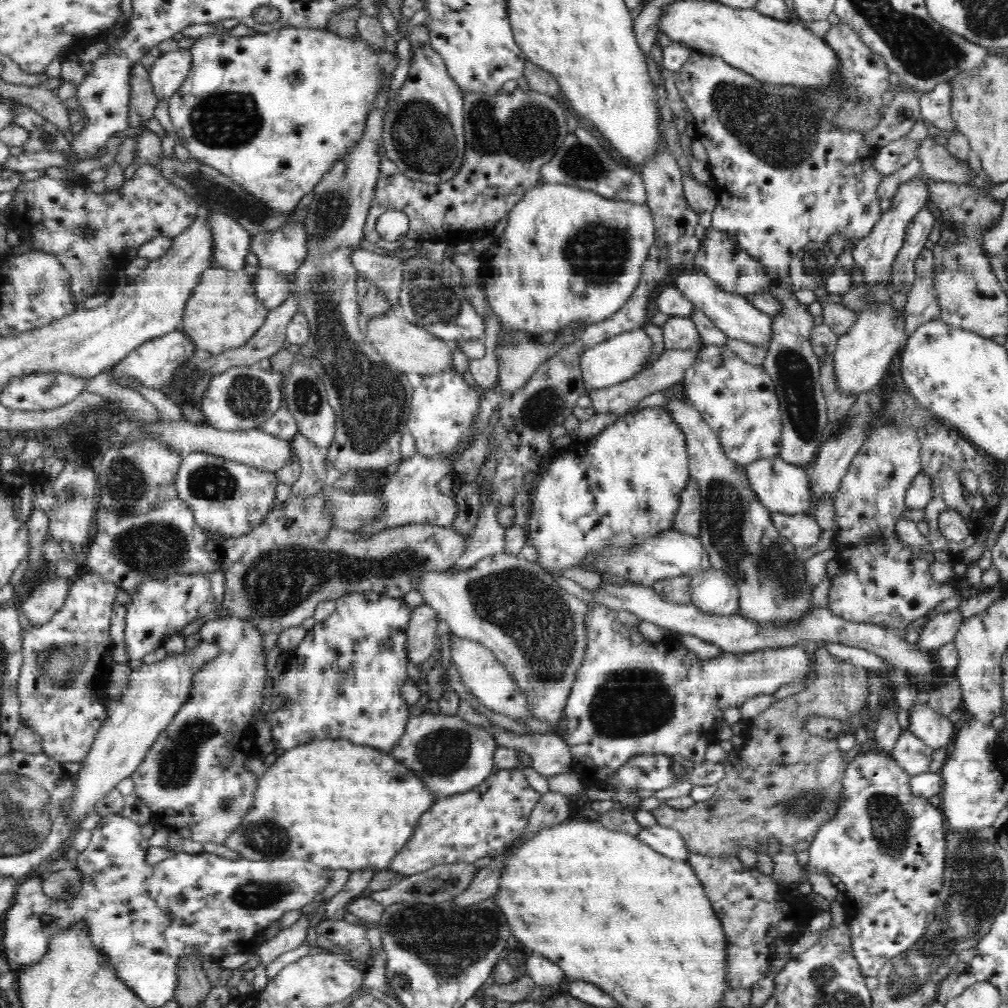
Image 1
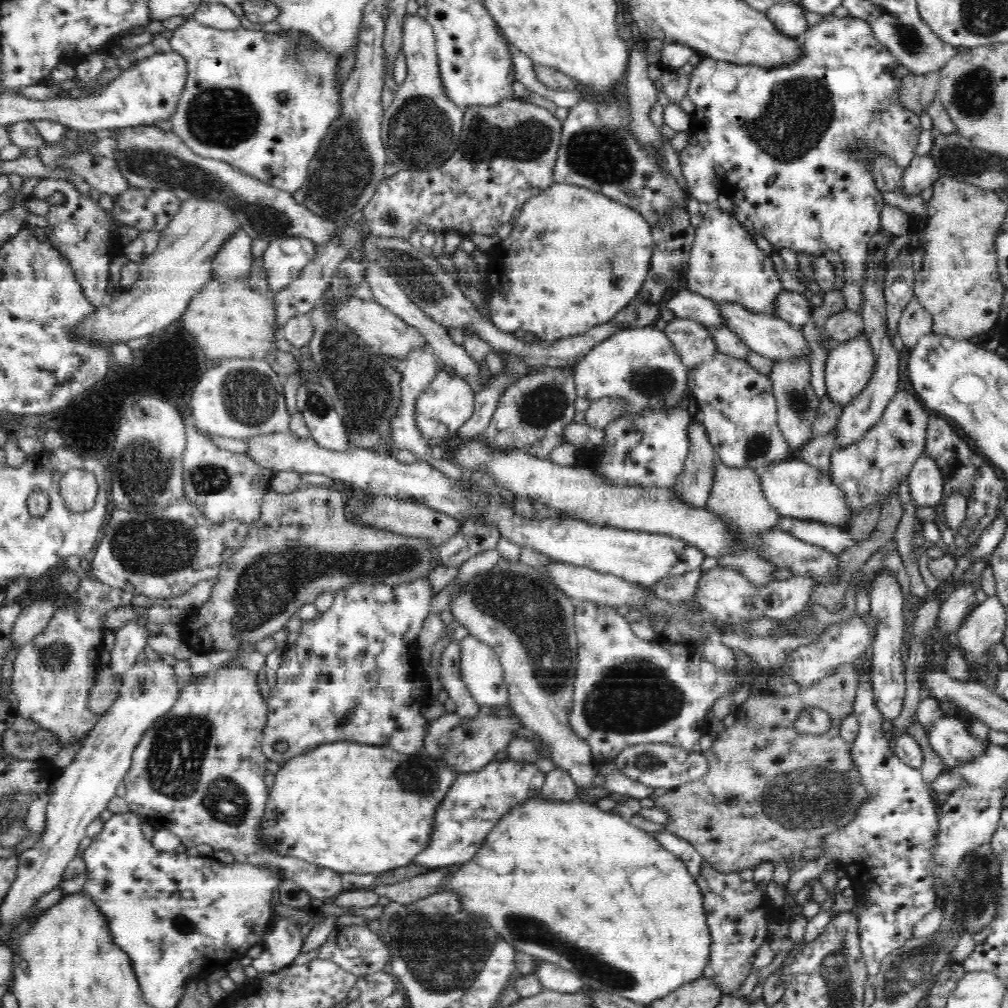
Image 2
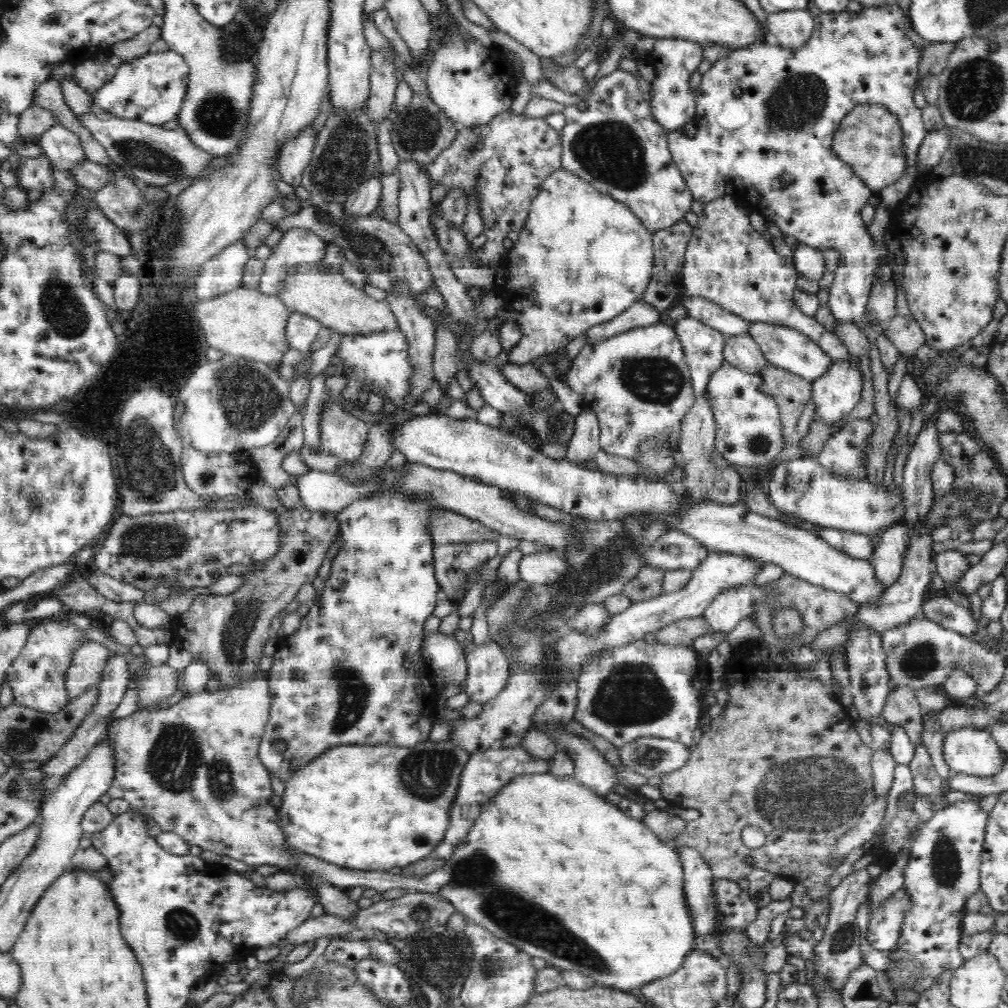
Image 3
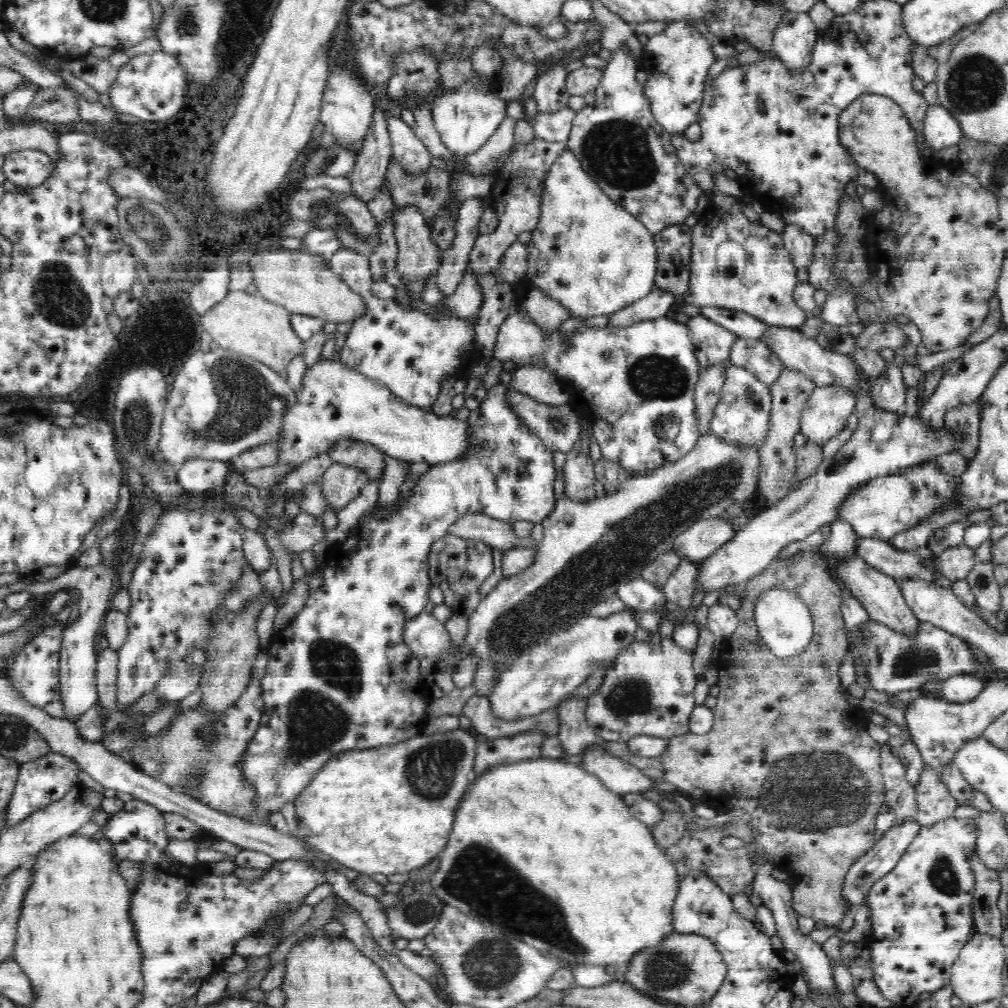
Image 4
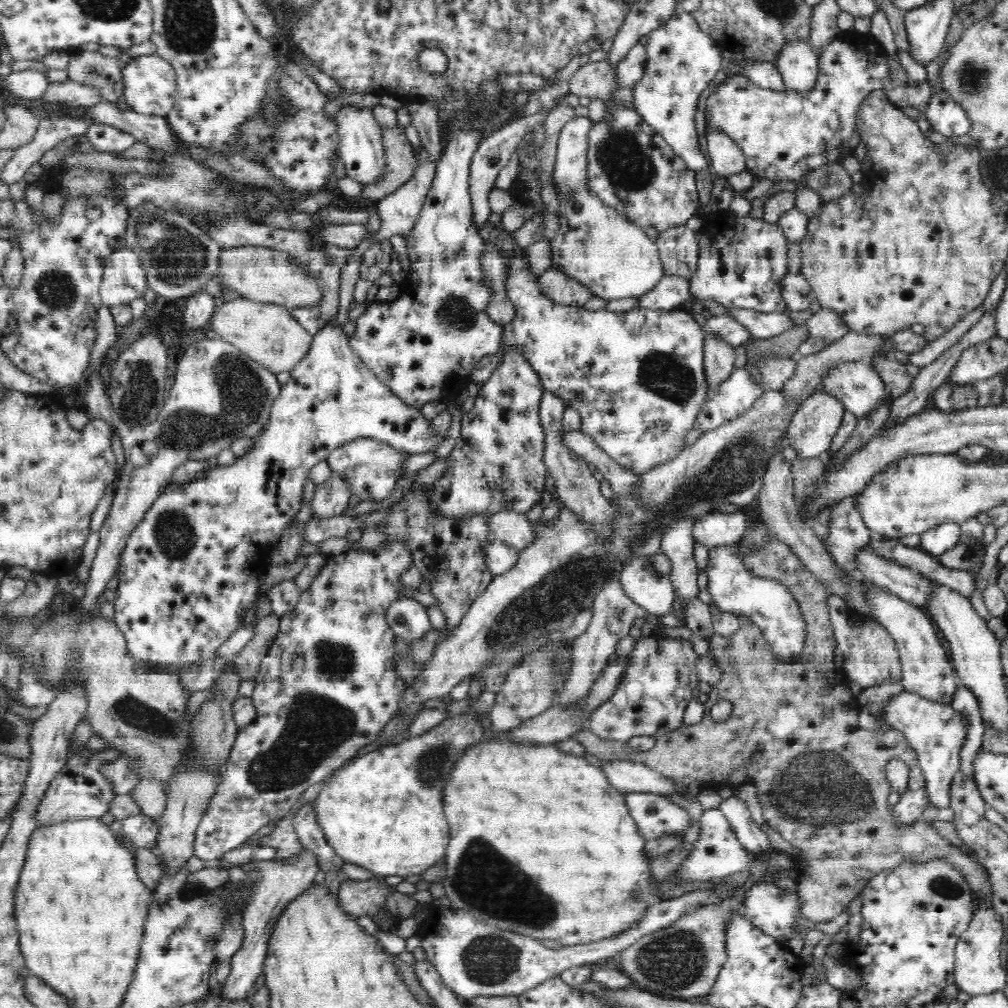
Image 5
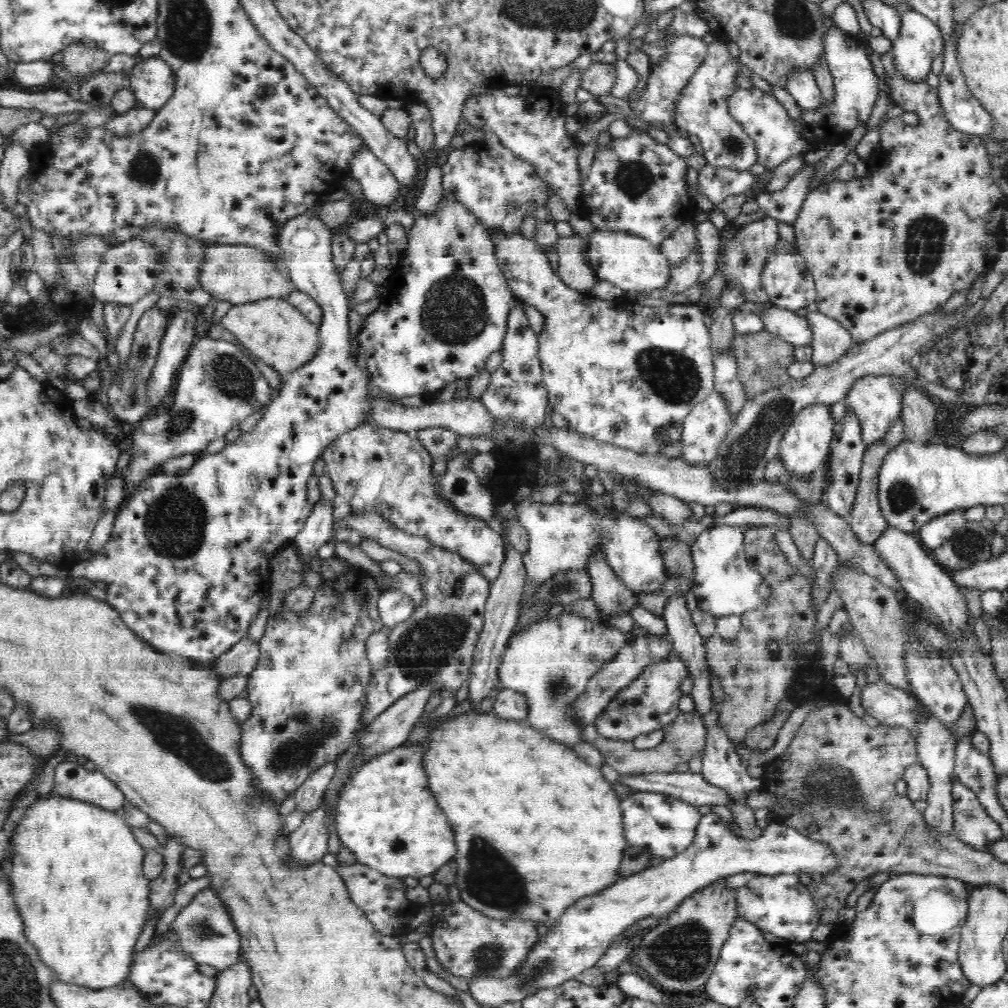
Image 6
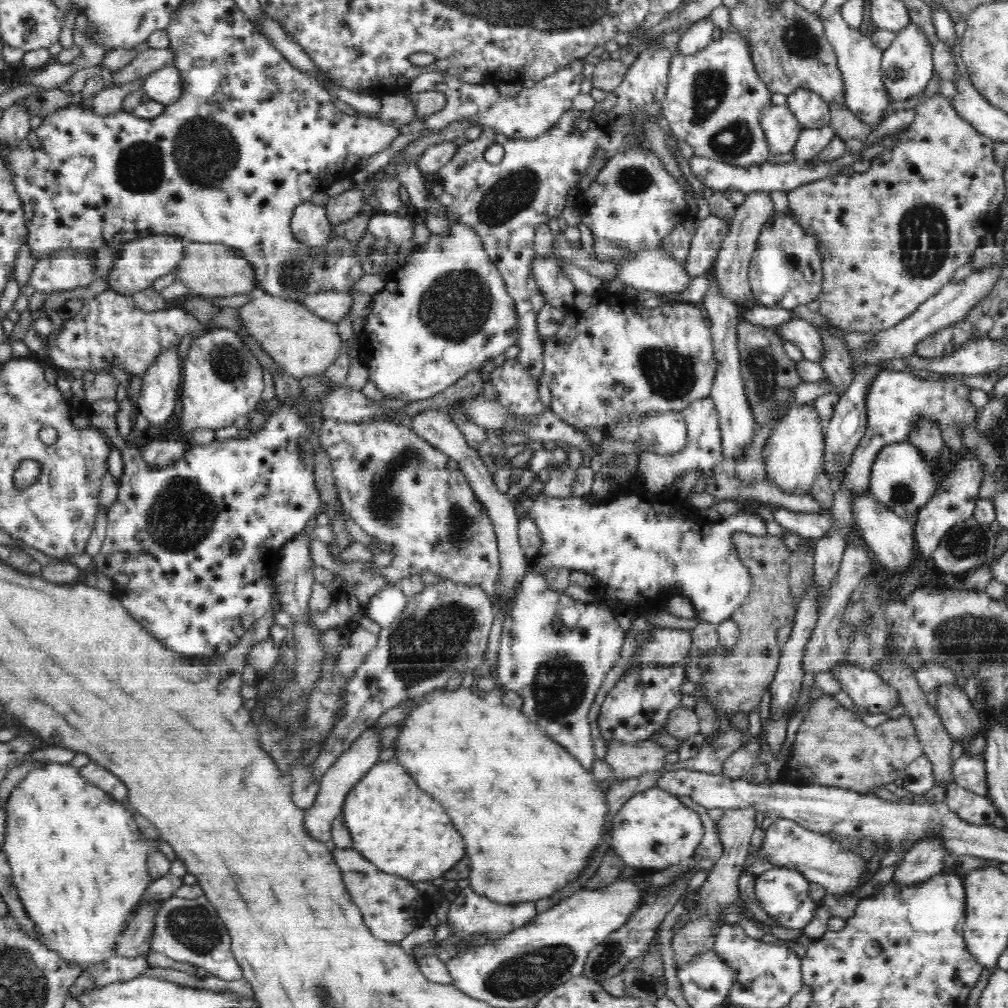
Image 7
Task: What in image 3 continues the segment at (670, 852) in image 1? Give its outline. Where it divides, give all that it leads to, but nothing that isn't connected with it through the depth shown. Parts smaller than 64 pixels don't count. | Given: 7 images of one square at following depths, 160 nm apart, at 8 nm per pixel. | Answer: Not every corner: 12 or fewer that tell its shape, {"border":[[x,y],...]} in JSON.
{"border":[[678,848],[695,936],[718,926],[712,869],[694,848]]}

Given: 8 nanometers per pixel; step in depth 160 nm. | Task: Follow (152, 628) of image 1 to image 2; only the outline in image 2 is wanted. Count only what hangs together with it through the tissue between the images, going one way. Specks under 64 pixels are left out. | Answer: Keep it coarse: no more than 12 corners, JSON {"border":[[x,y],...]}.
{"border":[[145,618],[114,632],[112,675],[123,677],[148,651]]}

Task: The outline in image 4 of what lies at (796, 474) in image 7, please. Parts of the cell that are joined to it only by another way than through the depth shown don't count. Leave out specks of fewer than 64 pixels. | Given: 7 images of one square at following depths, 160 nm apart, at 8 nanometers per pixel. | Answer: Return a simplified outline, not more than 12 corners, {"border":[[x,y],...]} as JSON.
{"border":[[818,386],[800,417],[806,442],[822,447],[855,412],[857,395]]}

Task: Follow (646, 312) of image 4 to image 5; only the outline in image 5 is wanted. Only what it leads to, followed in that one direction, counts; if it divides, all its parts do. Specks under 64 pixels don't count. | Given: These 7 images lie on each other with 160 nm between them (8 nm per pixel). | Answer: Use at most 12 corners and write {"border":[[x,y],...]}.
{"border":[[665,274],[634,309],[672,310],[690,298],[690,280]]}

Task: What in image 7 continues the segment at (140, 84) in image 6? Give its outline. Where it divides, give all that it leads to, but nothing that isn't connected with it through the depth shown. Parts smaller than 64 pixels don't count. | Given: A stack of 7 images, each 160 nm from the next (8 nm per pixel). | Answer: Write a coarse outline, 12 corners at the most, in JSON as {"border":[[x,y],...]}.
{"border":[[172,65],[144,78],[145,99],[165,106],[183,94],[180,70]]}

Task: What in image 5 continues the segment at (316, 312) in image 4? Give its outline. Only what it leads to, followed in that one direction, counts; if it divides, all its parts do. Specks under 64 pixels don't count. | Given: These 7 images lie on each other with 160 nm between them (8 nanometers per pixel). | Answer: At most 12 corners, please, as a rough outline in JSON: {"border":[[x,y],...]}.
{"border":[[224,248],[221,290],[288,310],[318,305],[323,281],[294,255]]}

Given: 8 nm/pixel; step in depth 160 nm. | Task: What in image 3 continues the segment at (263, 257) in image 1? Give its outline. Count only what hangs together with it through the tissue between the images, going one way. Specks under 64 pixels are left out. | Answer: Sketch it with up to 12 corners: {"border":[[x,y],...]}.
{"border":[[284,232],[265,260],[258,290],[276,295],[301,264],[318,263],[327,242]]}

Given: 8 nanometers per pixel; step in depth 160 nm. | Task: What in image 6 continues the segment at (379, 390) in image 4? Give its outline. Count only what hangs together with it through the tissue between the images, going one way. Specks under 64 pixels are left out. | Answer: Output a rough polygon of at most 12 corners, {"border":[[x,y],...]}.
{"border":[[331,228],[276,234],[322,310],[252,431],[143,478],[73,578],[156,652],[248,636],[308,478],[364,424]]}

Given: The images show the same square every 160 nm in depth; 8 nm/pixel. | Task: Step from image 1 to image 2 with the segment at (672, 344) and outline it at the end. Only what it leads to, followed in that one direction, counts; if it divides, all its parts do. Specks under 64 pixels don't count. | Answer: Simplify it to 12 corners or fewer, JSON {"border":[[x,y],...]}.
{"border":[[675,317],[664,332],[690,369],[716,354],[695,320]]}

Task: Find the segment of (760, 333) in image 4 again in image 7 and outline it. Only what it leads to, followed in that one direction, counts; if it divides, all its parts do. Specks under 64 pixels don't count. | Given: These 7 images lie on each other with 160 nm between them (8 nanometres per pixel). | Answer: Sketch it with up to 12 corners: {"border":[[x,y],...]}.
{"border":[[798,317],[782,322],[778,335],[795,344],[804,359],[820,363],[819,328]]}

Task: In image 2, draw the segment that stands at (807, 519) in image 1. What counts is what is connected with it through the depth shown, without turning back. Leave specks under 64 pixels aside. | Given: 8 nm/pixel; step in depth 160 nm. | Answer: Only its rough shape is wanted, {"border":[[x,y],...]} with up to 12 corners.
{"border":[[782,516],[776,528],[836,556],[854,548],[848,530]]}

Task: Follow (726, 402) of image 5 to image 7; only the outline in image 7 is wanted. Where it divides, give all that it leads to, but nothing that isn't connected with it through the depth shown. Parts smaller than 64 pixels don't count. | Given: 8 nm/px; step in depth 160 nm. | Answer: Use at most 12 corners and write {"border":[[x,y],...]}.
{"border":[[712,398],[681,410],[682,452],[639,454],[637,484],[665,495],[687,470],[724,459]]}

